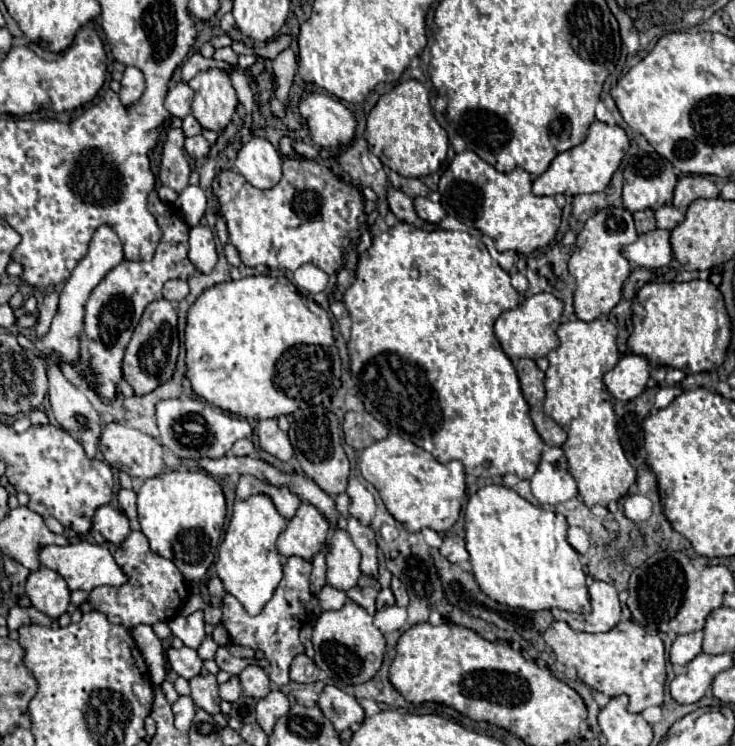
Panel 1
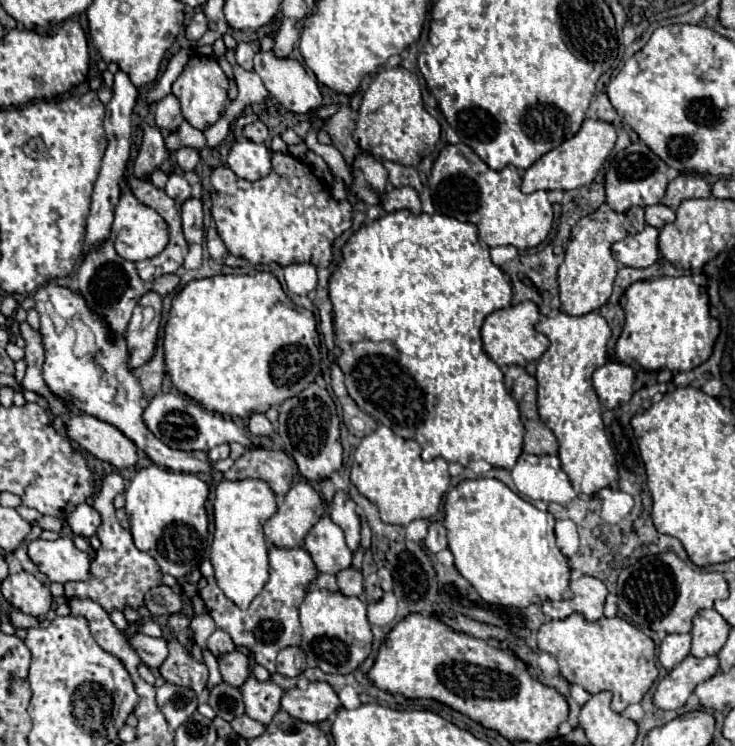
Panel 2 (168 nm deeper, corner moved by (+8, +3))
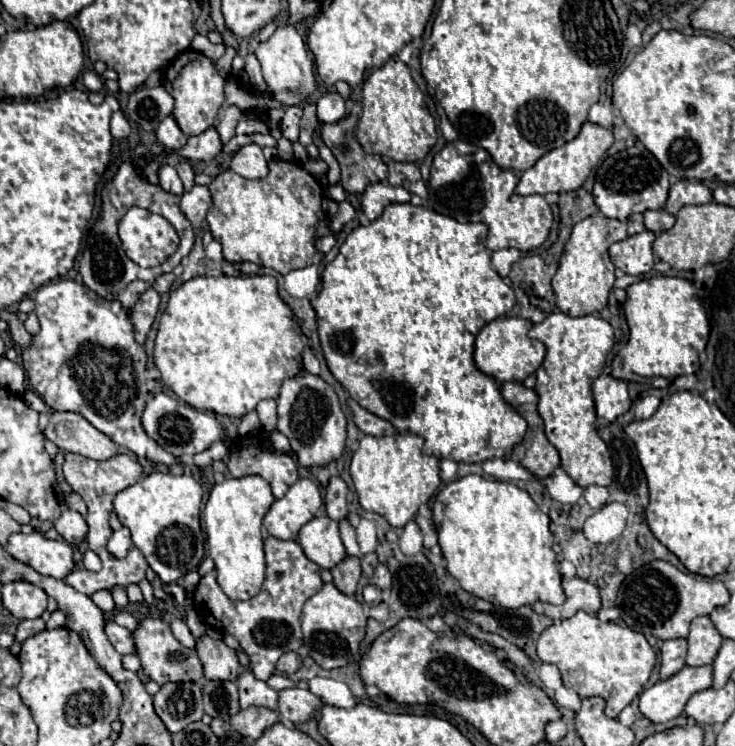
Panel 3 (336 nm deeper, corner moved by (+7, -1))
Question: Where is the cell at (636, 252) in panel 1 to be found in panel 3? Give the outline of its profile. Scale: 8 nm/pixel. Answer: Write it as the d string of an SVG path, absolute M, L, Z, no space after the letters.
M643 230L641 234L615 242L609 248L609 256L613 264L625 274L641 276L641 274L647 274L655 264L653 242L655 242L655 234L649 230Z

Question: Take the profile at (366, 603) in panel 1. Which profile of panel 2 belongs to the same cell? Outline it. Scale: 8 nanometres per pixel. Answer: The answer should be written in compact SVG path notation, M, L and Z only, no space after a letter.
M344 568L336 574L336 580L338 580L338 590L344 594L344 596L360 596L362 590L364 590L364 580L362 580L362 572L356 570L356 568Z

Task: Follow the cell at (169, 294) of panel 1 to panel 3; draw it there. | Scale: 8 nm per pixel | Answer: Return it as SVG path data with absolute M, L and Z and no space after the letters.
M161 274L161 276L155 280L153 288L155 288L159 294L165 294L165 292L171 288L173 282L175 282L175 274Z

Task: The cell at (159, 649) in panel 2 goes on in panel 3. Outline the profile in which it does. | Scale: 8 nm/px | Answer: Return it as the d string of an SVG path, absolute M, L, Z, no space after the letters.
M109 622L105 626L105 632L107 632L111 644L115 646L115 650L119 654L137 654L135 644L133 644L133 636L131 636L131 632L127 628L123 628L123 626L115 624L115 622Z

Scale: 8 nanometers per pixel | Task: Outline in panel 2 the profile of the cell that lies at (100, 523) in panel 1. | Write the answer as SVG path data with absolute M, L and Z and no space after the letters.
M80 504L76 506L68 518L66 518L66 524L70 526L70 530L78 536L84 536L84 538L90 538L96 534L96 528L100 526L100 516L96 516L96 510L90 506L90 504Z

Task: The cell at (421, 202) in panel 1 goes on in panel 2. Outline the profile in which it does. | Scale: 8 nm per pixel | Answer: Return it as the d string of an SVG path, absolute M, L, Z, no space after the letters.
M392 188L386 190L380 198L380 208L384 212L402 210L408 208L410 212L422 212L422 204L418 198L418 192L414 188Z

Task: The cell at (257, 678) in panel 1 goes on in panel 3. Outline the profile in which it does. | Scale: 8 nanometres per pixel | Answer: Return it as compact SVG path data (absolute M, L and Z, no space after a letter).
M203 636L197 642L197 654L203 664L205 678L209 680L231 680L235 682L241 674L241 664L233 648L229 648L223 640L213 640Z

